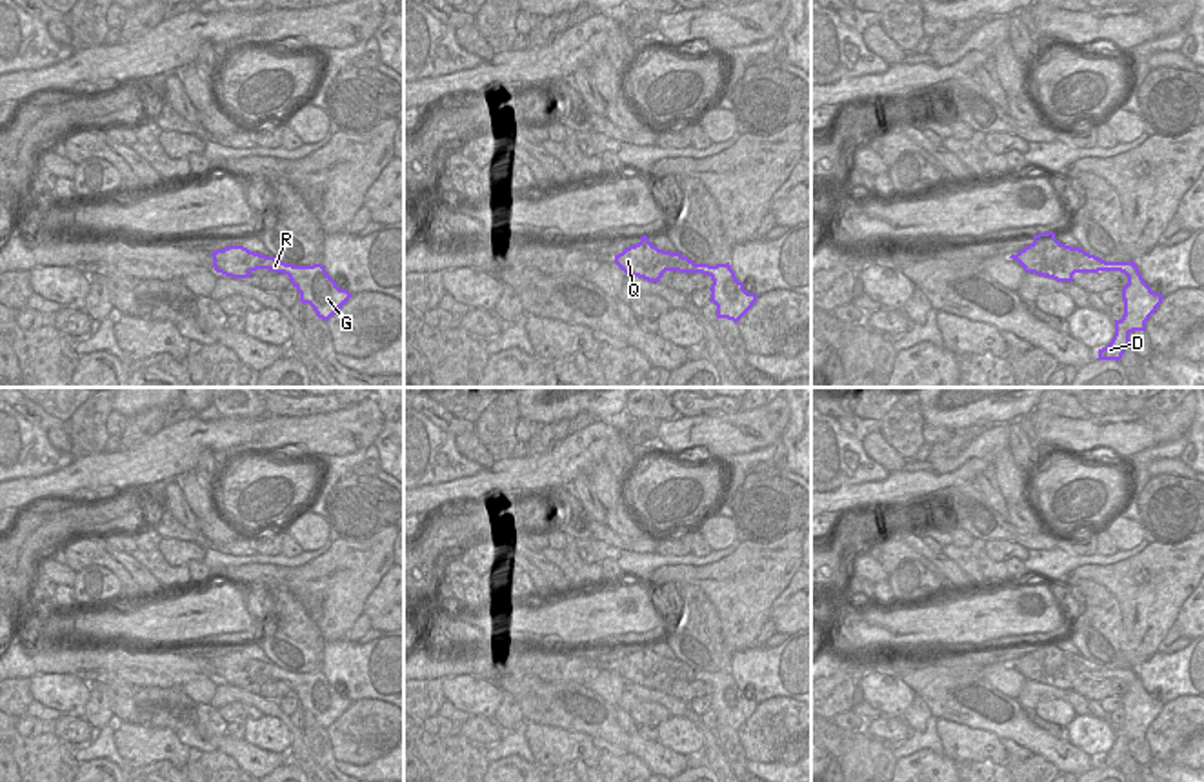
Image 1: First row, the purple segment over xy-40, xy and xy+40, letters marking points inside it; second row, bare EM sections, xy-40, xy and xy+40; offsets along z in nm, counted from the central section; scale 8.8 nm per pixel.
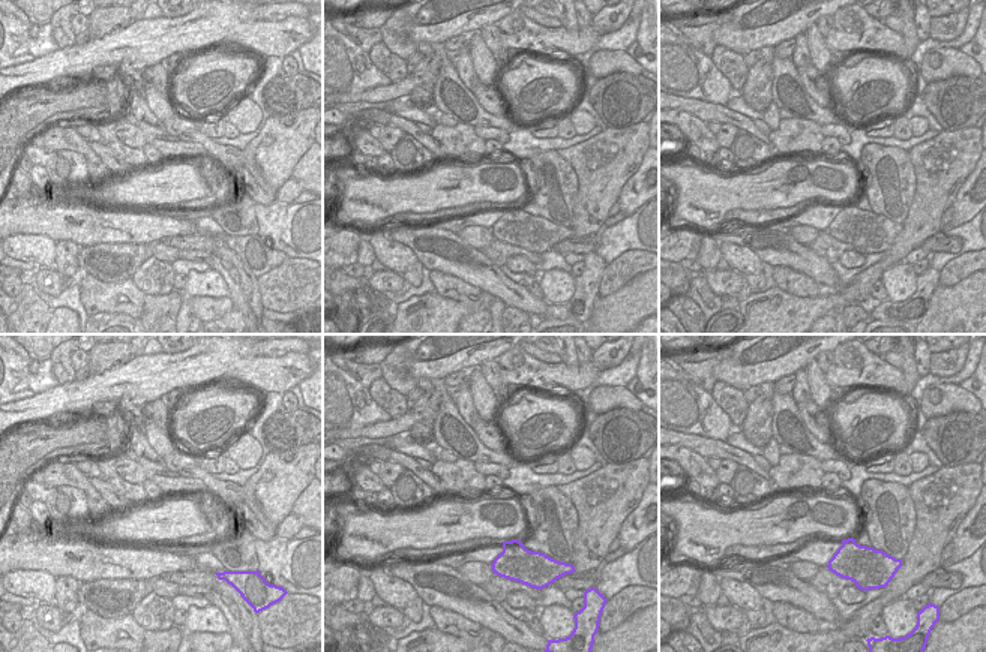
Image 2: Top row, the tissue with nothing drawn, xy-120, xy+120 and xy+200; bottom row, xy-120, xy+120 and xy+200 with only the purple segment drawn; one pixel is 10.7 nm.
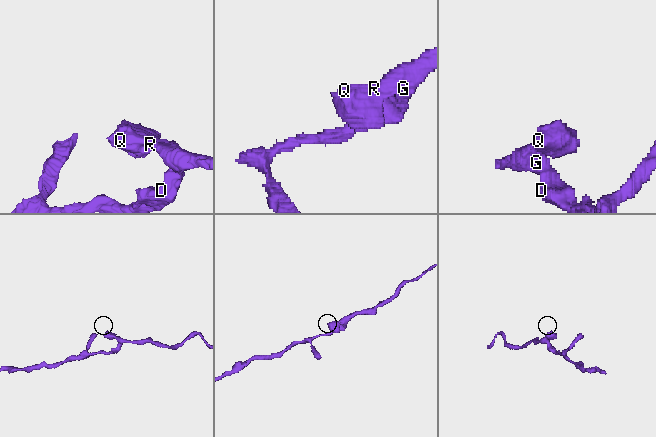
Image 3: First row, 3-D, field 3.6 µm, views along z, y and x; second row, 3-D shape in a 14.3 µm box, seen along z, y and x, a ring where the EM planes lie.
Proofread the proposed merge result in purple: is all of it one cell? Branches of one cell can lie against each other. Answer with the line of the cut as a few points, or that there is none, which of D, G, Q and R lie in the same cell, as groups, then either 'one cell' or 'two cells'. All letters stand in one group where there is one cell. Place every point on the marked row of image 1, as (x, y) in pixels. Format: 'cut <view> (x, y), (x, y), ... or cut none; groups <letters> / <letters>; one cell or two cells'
cut none; groups D G Q R; one cell

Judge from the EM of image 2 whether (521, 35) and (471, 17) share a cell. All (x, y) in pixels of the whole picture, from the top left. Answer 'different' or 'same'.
different

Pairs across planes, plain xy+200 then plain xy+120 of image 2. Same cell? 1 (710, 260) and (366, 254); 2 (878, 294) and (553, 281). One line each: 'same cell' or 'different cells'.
1: same cell
2: different cells

